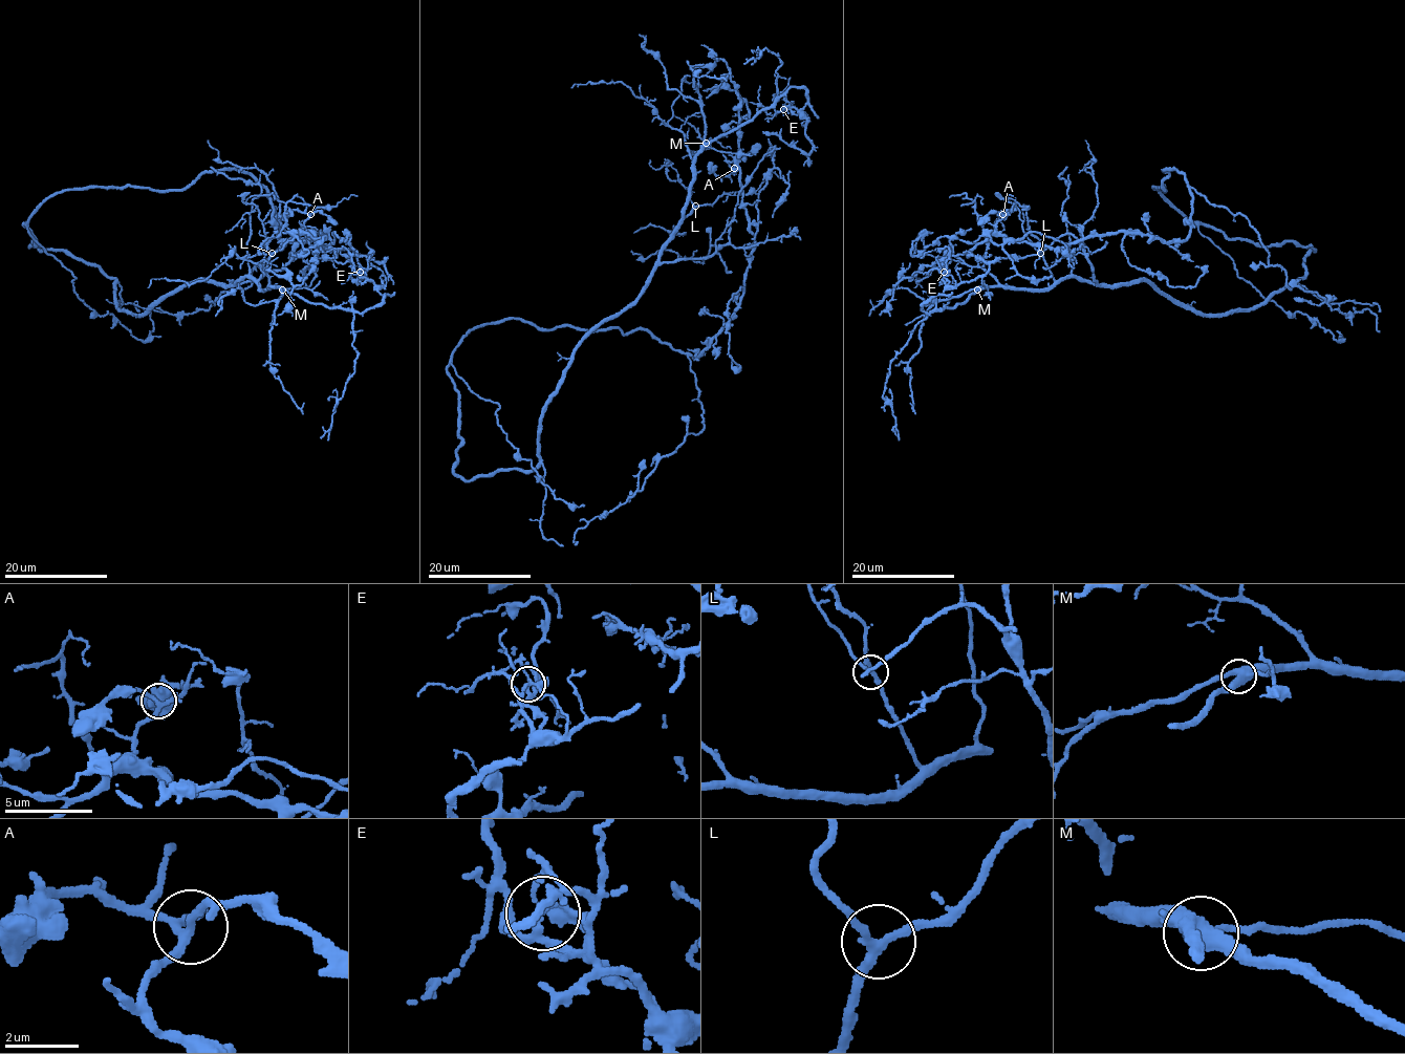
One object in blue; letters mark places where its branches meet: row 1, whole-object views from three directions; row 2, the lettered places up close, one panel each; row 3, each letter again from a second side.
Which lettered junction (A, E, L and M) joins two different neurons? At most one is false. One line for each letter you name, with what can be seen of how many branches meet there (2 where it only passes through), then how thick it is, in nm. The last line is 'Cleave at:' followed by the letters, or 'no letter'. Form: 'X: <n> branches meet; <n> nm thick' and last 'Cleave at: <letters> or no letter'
E: 5 branches meet; 160 nm thick
Cleave at: E

